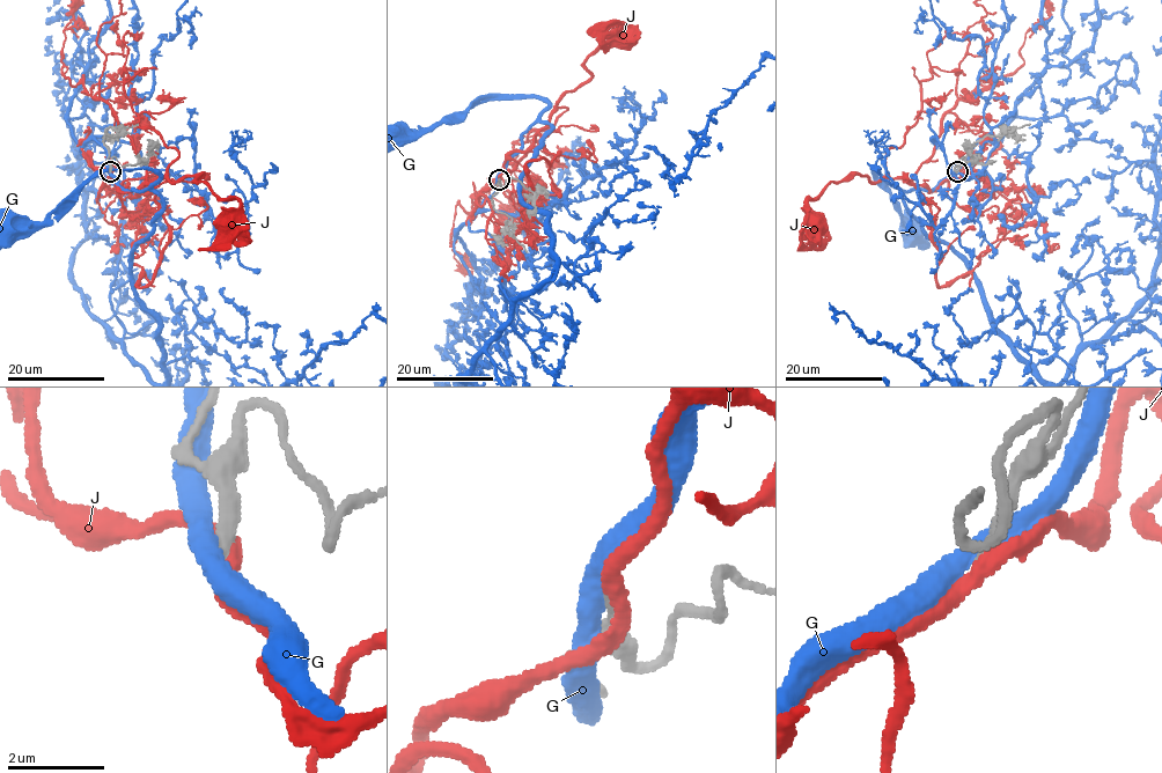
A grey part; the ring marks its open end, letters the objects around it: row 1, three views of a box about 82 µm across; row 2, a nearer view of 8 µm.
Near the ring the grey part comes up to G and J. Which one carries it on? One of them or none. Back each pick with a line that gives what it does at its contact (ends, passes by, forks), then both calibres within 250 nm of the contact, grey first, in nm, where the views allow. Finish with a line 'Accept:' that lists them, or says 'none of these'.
J: it passes by | 340/340 nm
Accept: J

